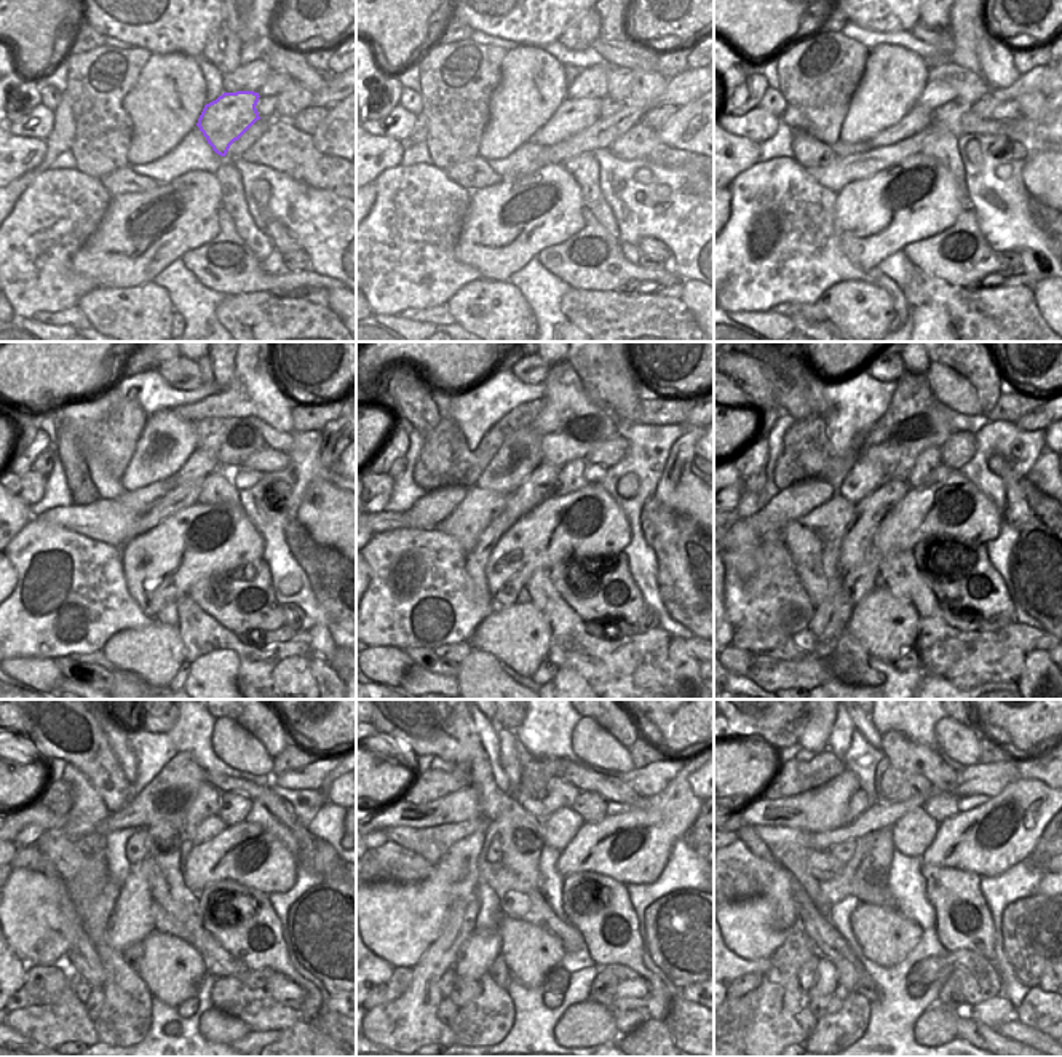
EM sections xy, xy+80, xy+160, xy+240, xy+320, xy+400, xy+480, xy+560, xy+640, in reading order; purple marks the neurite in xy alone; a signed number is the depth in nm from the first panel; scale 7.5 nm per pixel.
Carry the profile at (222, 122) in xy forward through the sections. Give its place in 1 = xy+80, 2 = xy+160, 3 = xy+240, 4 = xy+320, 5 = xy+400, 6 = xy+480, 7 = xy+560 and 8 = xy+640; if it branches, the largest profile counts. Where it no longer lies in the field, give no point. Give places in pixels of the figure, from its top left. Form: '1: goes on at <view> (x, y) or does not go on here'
1: goes on at xy+80 (574, 115)
2: goes on at xy+160 (919, 118)
3: goes on at xy+240 (141, 500)
4: goes on at xy+320 (475, 522)
5: goes on at xy+400 (815, 540)
6: goes on at xy+480 (125, 1019)
7: goes on at xy+560 (486, 1021)
8: goes on at xy+640 (848, 1024)

